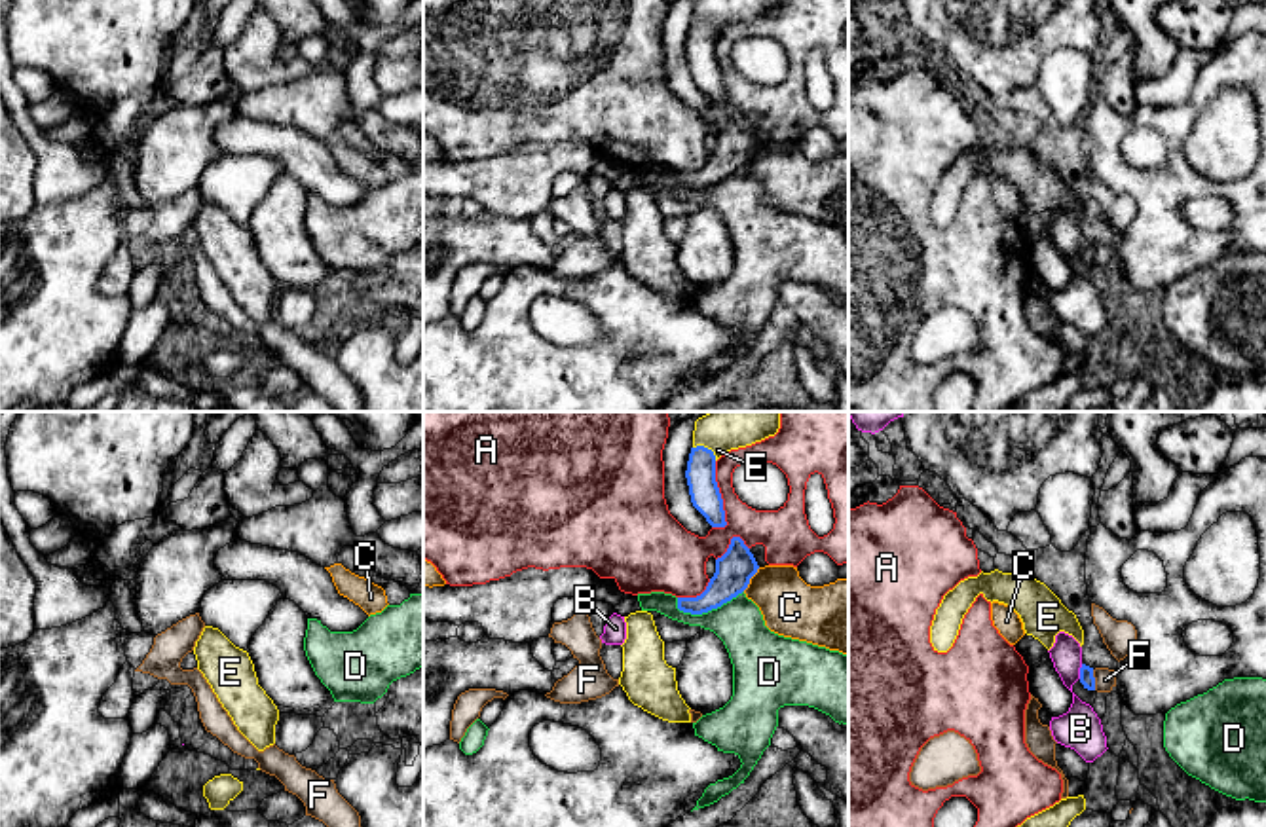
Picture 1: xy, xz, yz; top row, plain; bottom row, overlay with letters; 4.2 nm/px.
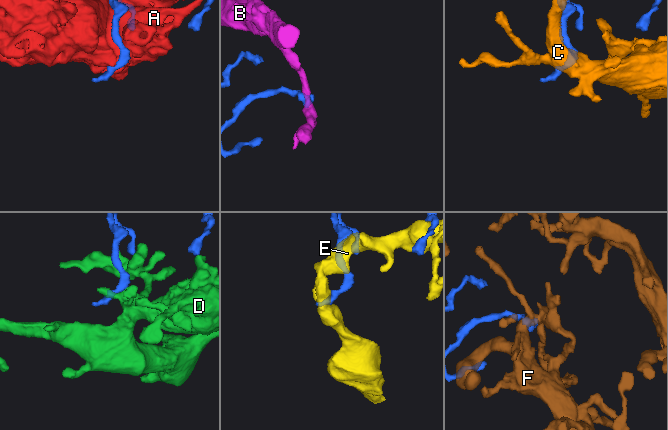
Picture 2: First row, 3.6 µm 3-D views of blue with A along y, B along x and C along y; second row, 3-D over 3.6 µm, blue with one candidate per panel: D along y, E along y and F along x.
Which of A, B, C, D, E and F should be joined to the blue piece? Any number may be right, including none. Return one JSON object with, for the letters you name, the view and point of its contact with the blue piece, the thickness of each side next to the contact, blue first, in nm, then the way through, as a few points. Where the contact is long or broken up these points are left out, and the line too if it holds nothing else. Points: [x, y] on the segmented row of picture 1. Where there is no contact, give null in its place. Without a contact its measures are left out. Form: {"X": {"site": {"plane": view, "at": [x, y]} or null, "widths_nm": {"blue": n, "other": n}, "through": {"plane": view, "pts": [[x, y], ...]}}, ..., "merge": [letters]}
{"merge": []}

